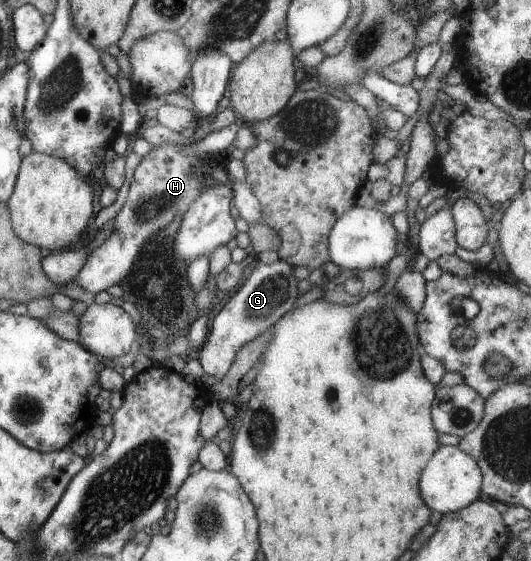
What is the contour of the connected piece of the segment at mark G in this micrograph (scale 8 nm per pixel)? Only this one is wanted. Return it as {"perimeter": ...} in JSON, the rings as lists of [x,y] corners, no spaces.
{"perimeter":[[[279,259],[269,264],[258,263],[243,281],[243,285],[221,307],[211,321],[206,340],[196,351],[196,358],[207,375],[213,375],[219,381],[241,346],[270,328],[292,308],[295,298],[299,295],[296,289],[297,280],[292,271],[293,267]]]}

